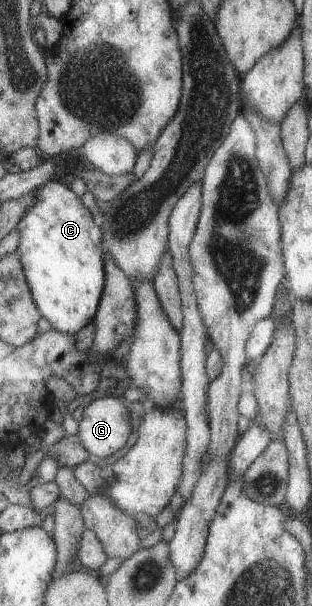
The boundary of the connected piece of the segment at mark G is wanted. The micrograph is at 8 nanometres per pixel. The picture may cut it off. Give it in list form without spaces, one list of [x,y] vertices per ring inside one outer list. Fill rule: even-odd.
[[[118,397],[91,400],[82,411],[77,437],[91,460],[121,449],[130,434],[130,413]]]

